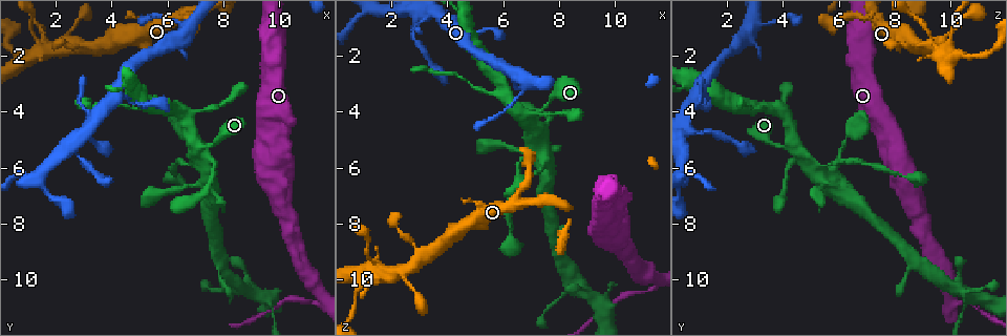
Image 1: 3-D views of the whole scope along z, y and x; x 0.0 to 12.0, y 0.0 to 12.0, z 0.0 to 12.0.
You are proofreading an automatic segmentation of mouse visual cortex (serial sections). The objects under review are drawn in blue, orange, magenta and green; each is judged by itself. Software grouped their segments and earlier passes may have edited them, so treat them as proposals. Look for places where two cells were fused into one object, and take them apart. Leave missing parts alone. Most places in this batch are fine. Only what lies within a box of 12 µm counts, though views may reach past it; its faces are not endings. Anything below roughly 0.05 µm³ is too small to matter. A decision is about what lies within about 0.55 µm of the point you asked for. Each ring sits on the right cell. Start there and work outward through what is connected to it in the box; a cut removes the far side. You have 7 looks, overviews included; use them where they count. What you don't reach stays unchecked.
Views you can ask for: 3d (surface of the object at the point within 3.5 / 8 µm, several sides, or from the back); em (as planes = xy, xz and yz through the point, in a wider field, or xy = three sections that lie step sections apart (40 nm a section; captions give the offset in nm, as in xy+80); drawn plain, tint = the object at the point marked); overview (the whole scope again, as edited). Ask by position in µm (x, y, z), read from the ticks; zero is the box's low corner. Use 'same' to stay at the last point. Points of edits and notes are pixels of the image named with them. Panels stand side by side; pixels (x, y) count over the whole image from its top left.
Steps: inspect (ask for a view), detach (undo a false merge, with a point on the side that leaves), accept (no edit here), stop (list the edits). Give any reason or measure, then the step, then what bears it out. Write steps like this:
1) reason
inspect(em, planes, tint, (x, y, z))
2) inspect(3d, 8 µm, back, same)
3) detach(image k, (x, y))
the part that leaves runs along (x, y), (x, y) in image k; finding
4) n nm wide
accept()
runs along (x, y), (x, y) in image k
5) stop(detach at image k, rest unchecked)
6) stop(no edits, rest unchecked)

small branch off a trunk
inspect(3d, 3.5 µm, back, (6.1, 3.8, 3.3))

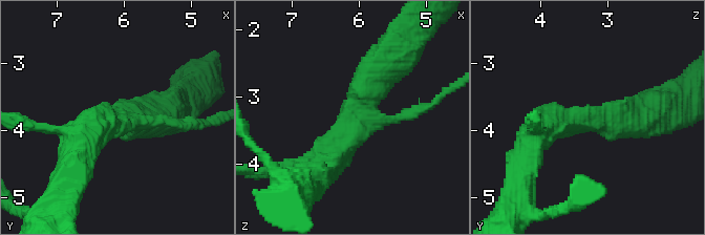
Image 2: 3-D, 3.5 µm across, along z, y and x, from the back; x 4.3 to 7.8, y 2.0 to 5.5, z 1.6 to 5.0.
3 arms; arms of 150, 350, 500 nm
inspect(em, planes, tint, (6.15, 3.80, 3.35))

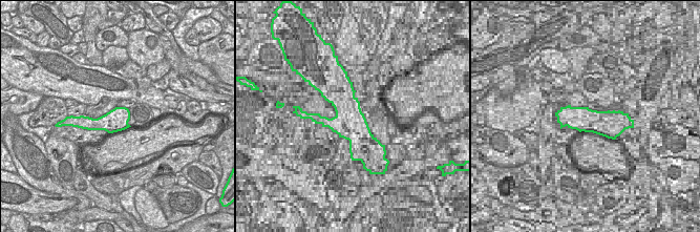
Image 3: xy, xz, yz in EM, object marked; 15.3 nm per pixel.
accept()
runs along (319, 176), (386, 66) in image 2; all the same cell

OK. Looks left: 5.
sudden change in width
inspect(3d, 8 µm, (2.8, 4.7, 0.8))

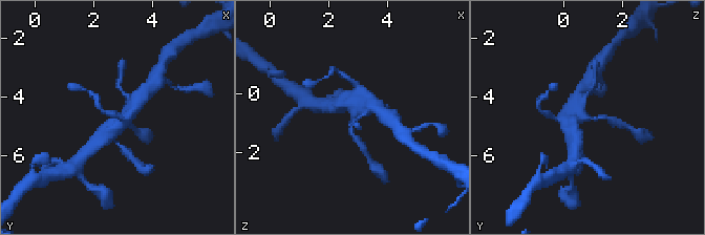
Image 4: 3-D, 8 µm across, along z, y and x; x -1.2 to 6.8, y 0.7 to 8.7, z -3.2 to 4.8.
arms of 200, 400 nm; shape alone is not enough
inspect(em, xy, step 2, tint, (2.8, 4.8, 0.9))

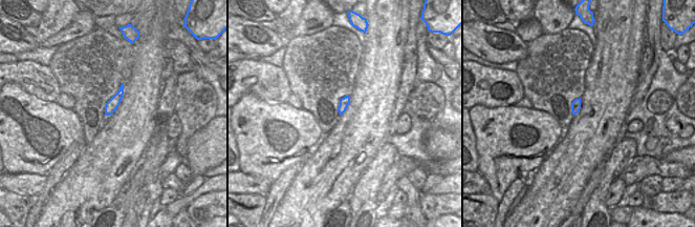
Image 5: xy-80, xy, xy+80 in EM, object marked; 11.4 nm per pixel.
120 nm wide
accept()
runs along (576, 104), (579, 118), (607, 118), (616, 122) in image 4; one cell here

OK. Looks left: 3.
sudden change in width
inspect(3d, 3.5 µm, (8.0, 10.3, 10.7))

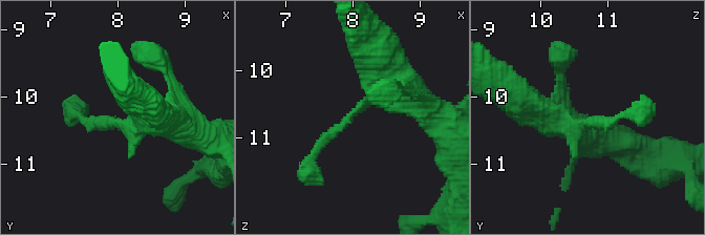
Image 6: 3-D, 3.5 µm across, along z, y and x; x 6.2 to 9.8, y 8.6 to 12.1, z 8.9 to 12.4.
now the EM
inspect(em, xy, step 3, tint, (7.95, 10.35, 10.65))

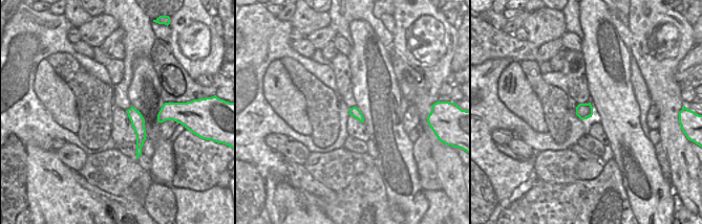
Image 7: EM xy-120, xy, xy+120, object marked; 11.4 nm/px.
accept()
runs along (390, 66), (310, 166) in image 6; one cell here

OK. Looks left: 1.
stop(no edits, rest unchecked)

